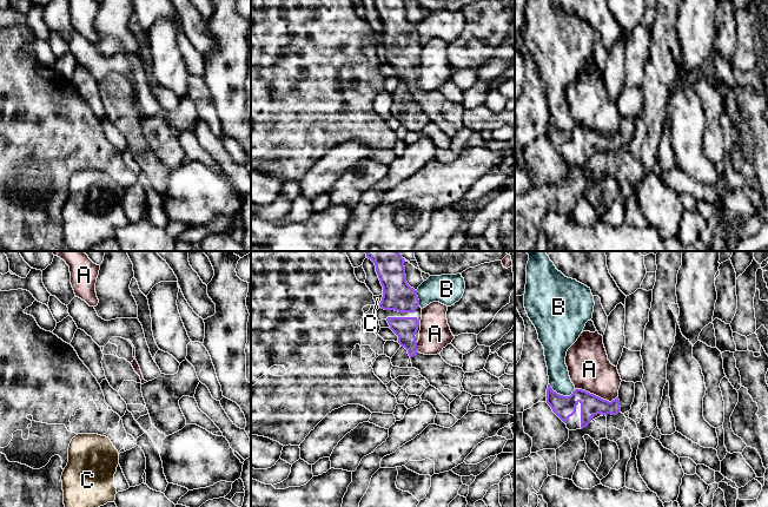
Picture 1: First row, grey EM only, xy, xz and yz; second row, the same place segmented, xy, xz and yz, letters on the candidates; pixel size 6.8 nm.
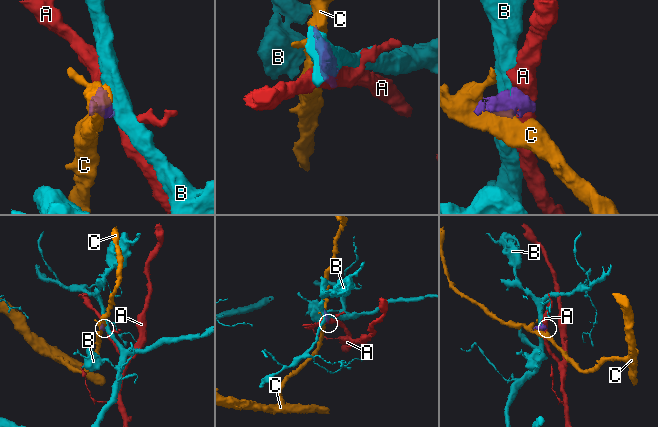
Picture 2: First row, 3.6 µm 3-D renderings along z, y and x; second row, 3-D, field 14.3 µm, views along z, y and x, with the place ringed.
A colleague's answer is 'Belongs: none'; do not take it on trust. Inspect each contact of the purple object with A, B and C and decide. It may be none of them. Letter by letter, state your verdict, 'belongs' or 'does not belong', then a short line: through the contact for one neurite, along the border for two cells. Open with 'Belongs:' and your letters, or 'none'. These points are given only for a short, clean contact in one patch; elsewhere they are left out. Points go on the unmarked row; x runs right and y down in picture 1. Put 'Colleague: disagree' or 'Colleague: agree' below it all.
Belongs: none
A: does not belong
B: does not belong; line yz (549, 119), (554, 126), (563, 131), (569, 131), (575, 125)
C: does not belong
Colleague: agree

